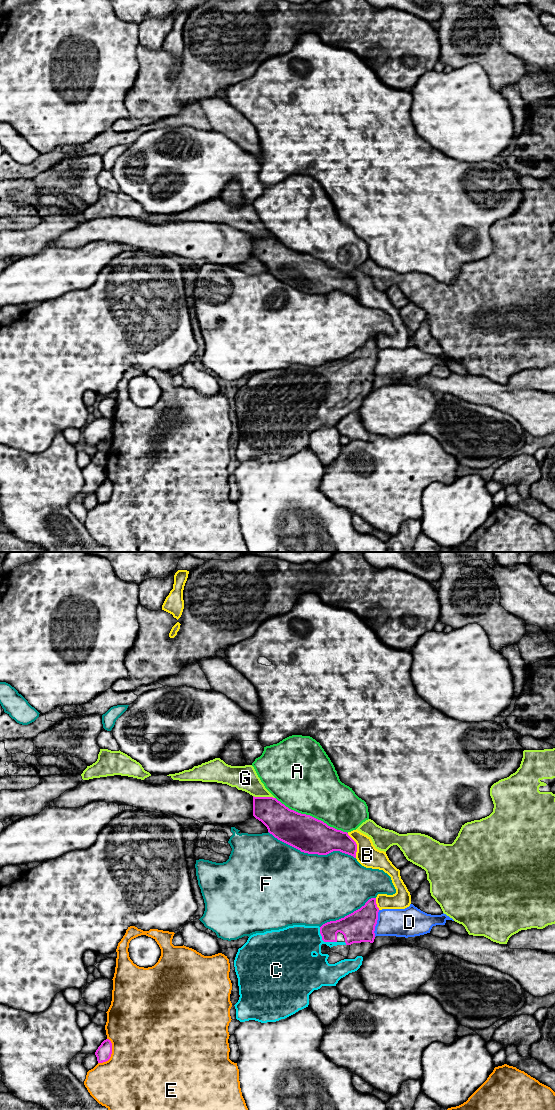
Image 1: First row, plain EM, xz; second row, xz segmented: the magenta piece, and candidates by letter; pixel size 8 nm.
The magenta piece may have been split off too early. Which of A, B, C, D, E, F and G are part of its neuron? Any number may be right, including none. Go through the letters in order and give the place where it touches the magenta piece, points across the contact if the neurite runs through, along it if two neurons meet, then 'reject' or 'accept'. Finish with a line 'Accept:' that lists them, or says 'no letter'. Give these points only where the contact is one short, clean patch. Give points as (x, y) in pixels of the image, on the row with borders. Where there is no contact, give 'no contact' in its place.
A: contact xz (311, 816); reject
B: contact xz (356, 845); reject
C: contact xz (323, 940); accept
D: contact xz (376, 923); reject
E: contact xz (111, 1053); reject
F: contact xz (312, 853); reject
G: contact xz (264, 797); reject
Accept: C

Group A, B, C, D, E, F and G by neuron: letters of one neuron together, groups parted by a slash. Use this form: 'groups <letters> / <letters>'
groups A / B / C / D / E / F / G

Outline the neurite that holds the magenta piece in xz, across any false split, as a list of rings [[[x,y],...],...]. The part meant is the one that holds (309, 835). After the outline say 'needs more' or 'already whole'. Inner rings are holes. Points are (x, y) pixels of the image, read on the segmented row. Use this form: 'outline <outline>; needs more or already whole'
outline [[[254,797],[253,816],[278,840],[308,854],[340,851],[356,858],[357,844],[347,832],[289,809],[276,798]]]; already whole

